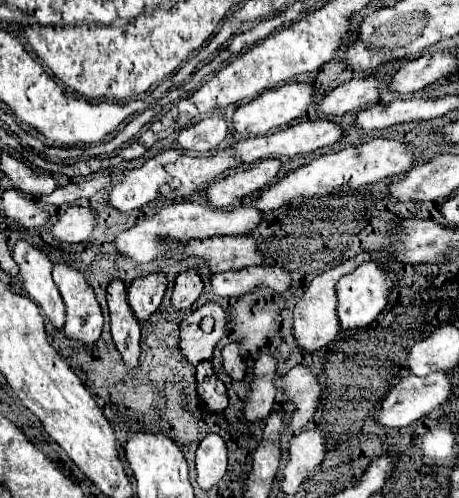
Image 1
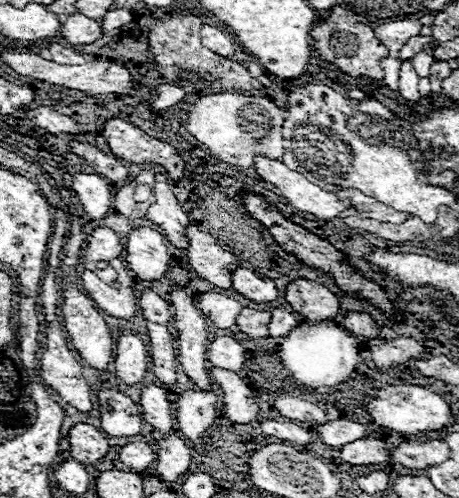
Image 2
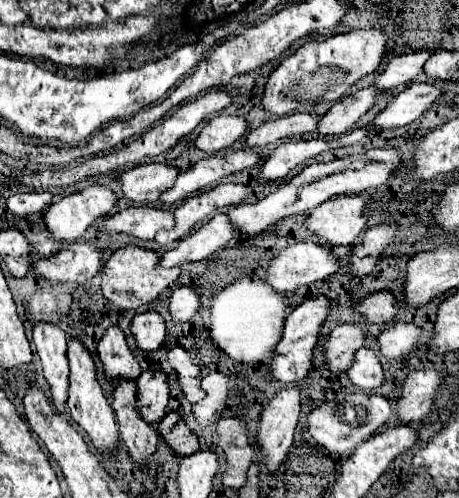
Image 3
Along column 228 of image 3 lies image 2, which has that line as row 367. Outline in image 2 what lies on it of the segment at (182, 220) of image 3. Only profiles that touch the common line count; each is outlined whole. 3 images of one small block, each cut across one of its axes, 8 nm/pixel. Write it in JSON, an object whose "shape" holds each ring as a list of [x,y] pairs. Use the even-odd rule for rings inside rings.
{"shape":[[[180,284],[170,286],[170,304],[172,318],[178,328],[178,360],[184,368],[184,374],[192,378],[200,390],[210,390],[212,384],[206,362],[206,320],[200,316],[200,310],[194,306],[194,302]]]}

